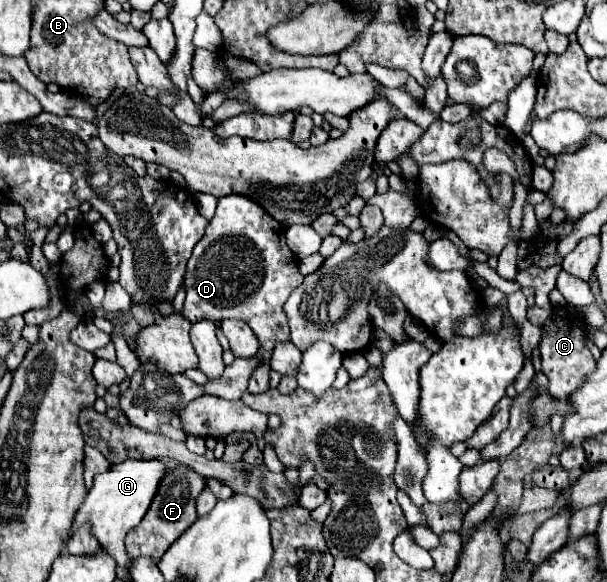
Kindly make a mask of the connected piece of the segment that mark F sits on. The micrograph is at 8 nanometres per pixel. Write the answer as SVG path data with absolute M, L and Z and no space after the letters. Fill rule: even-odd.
M184 464L168 470L168 474L164 476L164 480L162 480L162 484L160 484L160 488L152 500L150 510L146 512L142 522L132 532L128 532L128 536L126 536L128 554L132 558L152 556L154 562L158 562L162 558L162 554L170 548L170 544L174 540L178 540L182 536L182 532L186 532L190 528L190 524L198 518L194 504L196 504L198 494L204 490L204 486L206 486L204 476L196 474L194 470L190 470Z

